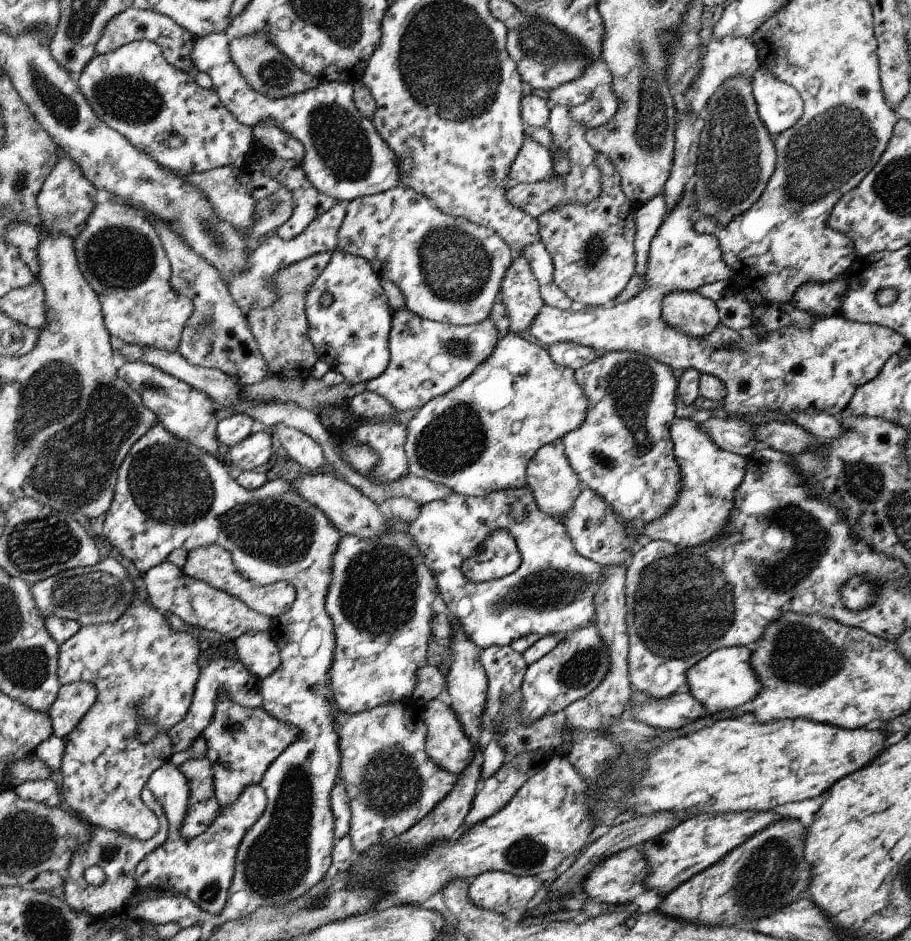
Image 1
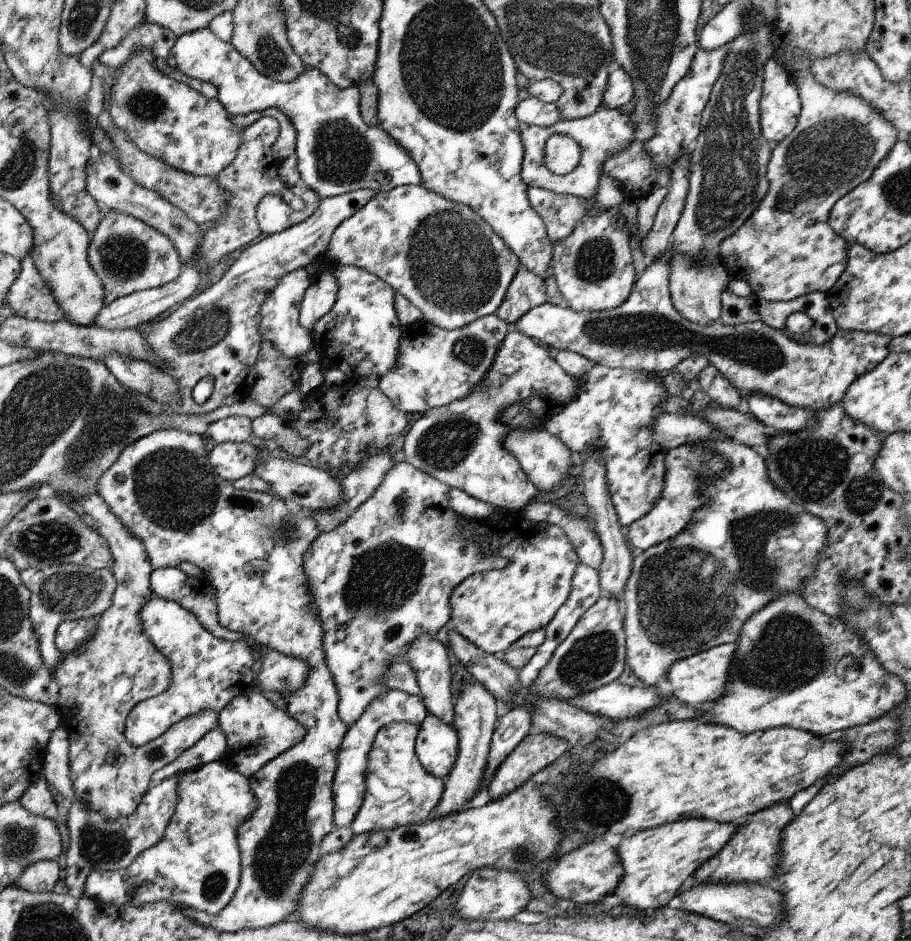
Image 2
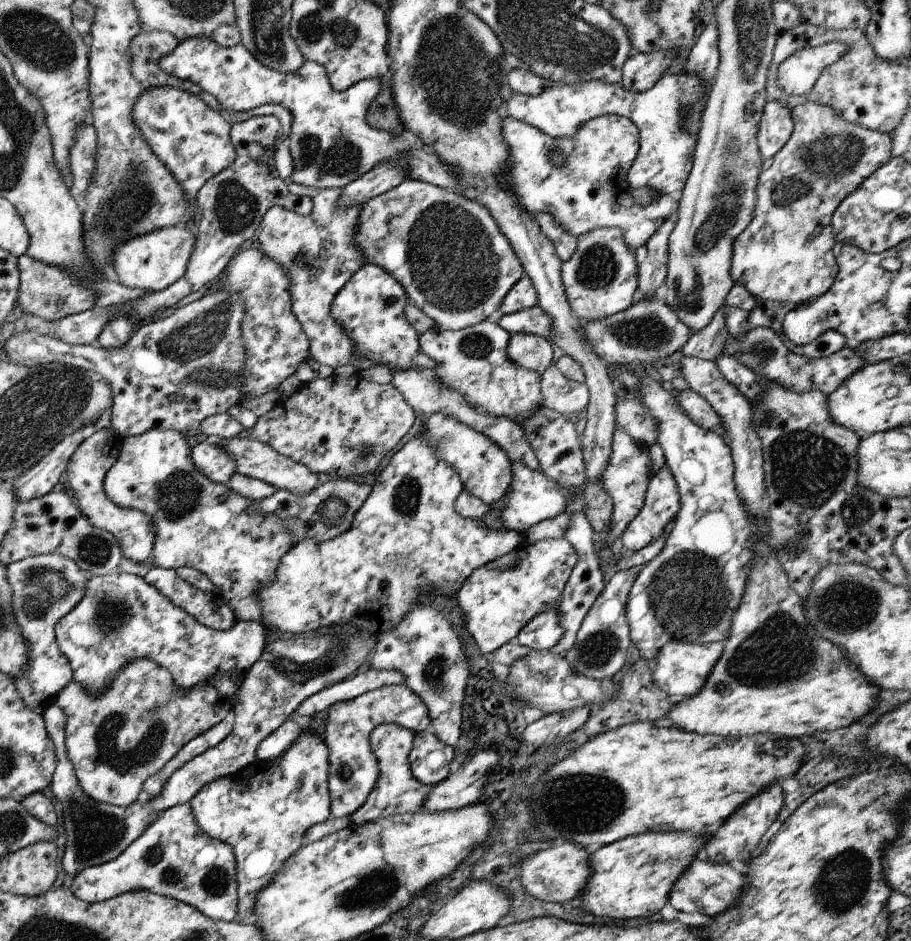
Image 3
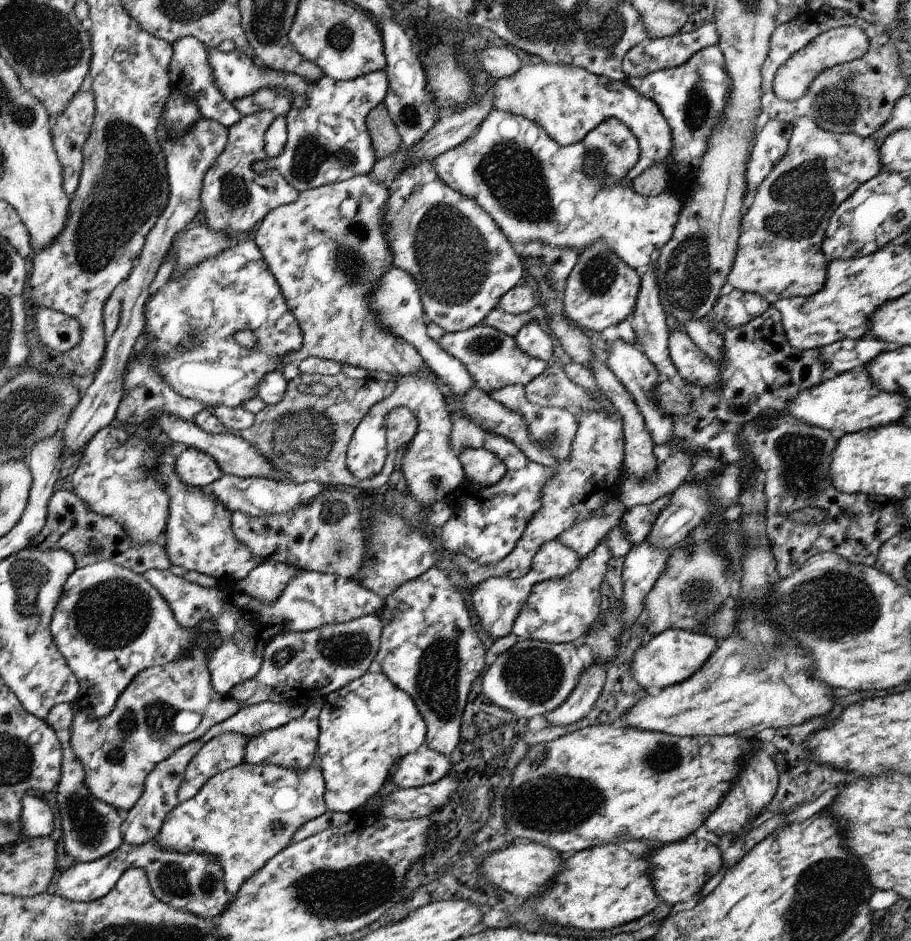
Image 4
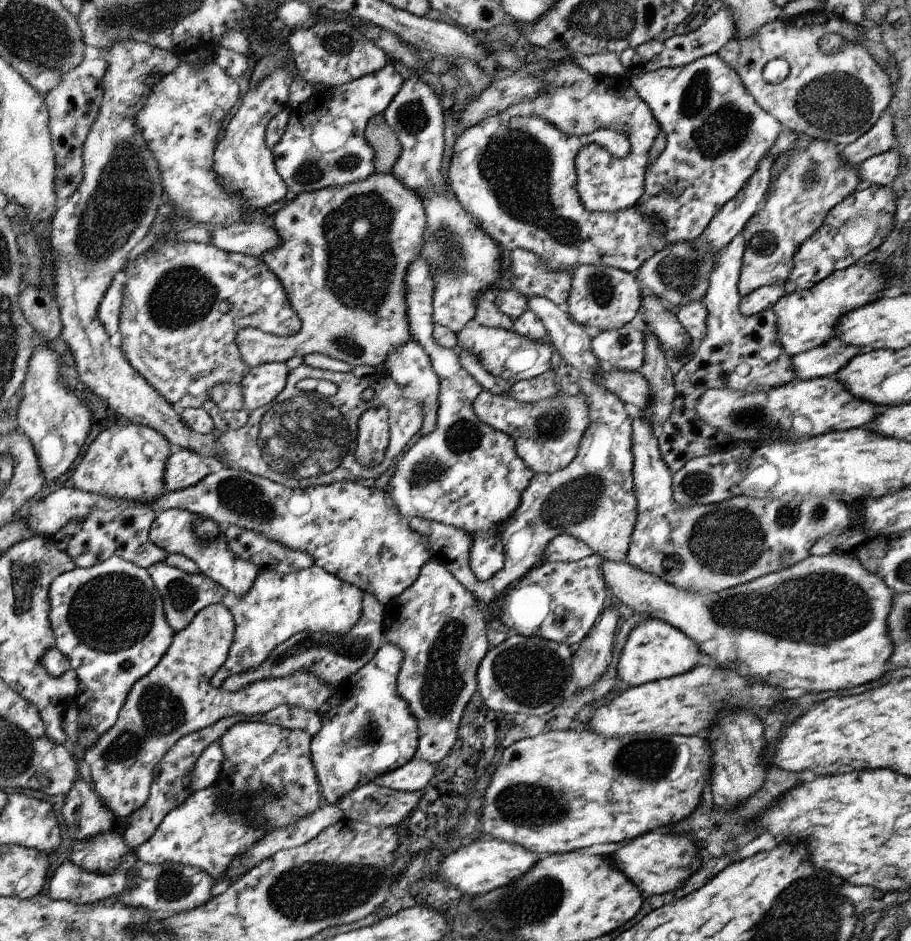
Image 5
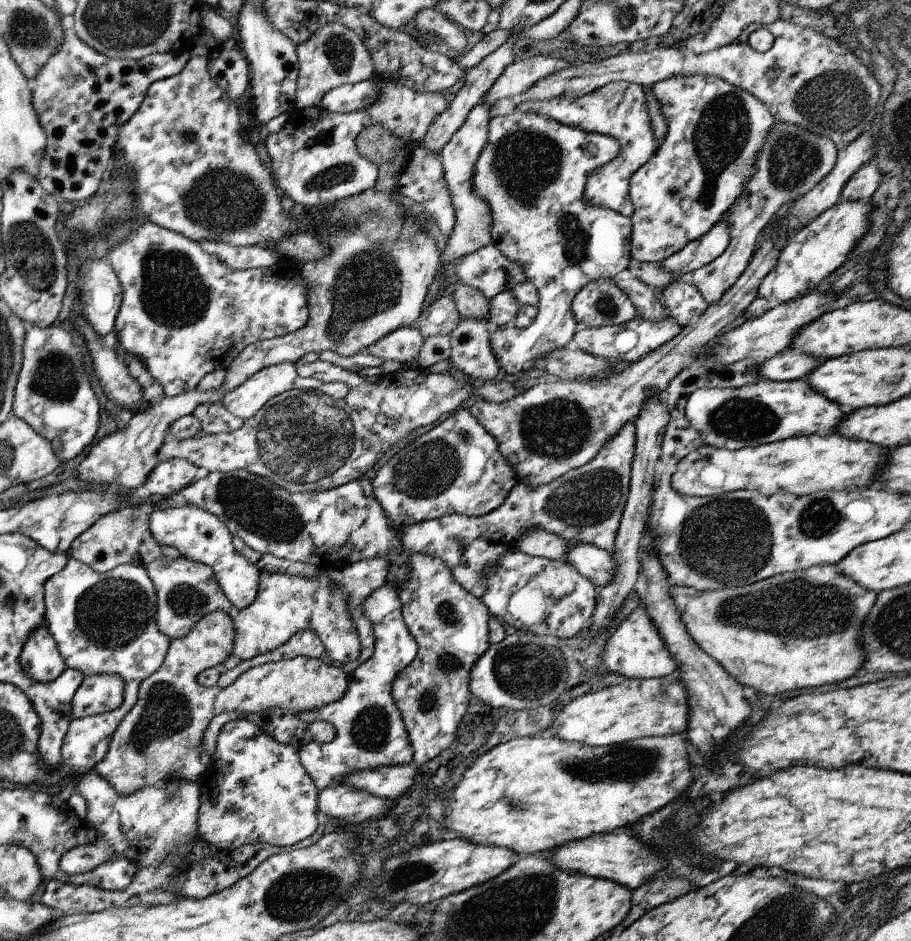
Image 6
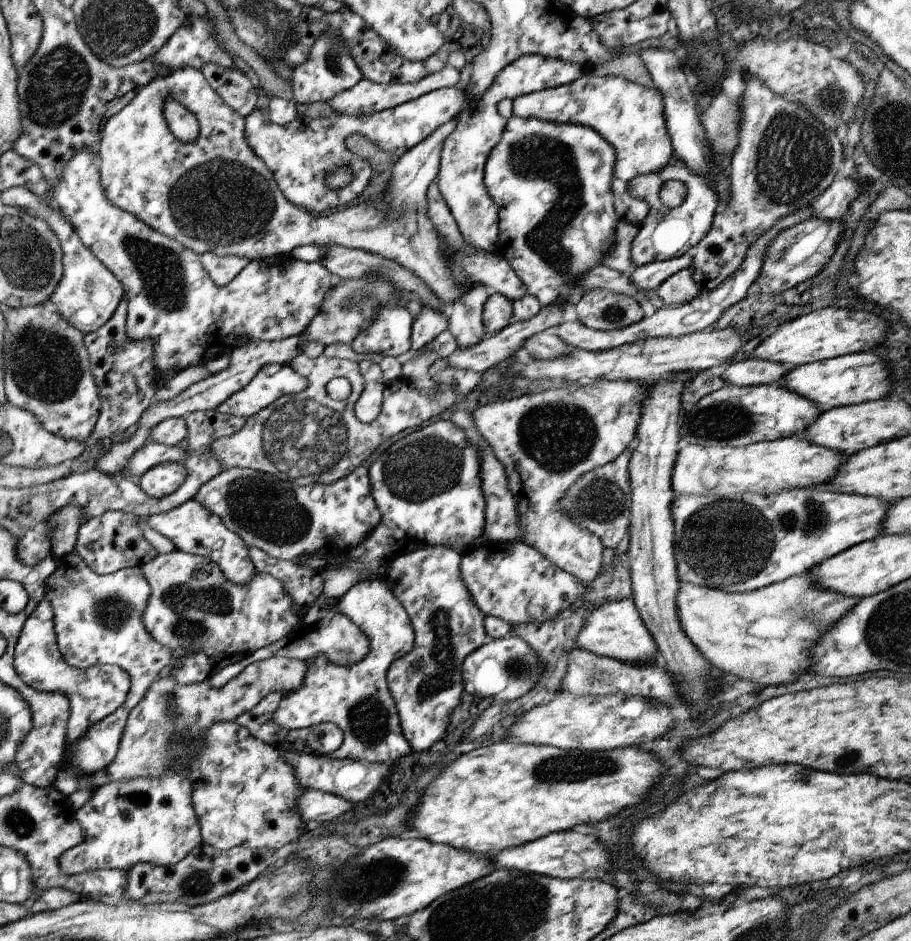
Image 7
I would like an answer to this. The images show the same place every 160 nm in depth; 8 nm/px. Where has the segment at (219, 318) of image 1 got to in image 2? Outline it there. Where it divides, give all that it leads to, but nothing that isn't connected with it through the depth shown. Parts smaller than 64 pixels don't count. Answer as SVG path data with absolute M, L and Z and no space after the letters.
M92 152L87 168L86 187L87 193L94 198L94 201L102 202L112 211L141 219L143 223L153 227L159 234L169 236L171 242L175 244L175 250L179 252L179 259L182 264L187 264L187 262L193 260L202 238L202 232L199 230L198 224L191 222L185 212L179 210L179 207L175 207L167 199L163 199L161 195L132 182L119 168L117 160L113 156Z

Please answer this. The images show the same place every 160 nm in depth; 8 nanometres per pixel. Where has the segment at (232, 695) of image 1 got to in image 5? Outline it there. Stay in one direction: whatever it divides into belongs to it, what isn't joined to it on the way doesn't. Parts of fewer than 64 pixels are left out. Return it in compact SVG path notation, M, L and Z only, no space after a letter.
M111 555L106 561L94 564L93 566L83 568L75 566L75 568L67 571L66 573L56 576L48 588L49 598L49 619L51 630L55 634L54 648L57 649L66 659L67 667L75 671L78 675L78 692L74 698L74 702L78 709L78 733L84 740L84 750L89 745L93 745L103 733L107 732L118 718L118 712L121 705L124 703L125 697L131 688L131 685L144 674L150 672L162 657L165 656L166 651L169 649L175 632L166 621L162 606L162 598L158 590L154 587L153 579L149 575L149 571L143 567L137 566L135 563L123 560L118 556Z

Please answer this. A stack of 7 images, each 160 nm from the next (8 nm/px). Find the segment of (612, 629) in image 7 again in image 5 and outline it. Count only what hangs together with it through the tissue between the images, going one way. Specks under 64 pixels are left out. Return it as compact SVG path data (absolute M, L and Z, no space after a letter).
M648 617L628 633L616 666L617 680L625 682L628 687L636 687L683 674L697 664L699 652L697 643L686 634L666 622Z

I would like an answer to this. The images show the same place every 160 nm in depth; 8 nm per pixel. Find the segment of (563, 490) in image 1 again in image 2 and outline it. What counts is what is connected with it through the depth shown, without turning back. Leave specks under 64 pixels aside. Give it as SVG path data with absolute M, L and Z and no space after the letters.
M543 428L511 430L504 439L504 446L515 455L526 478L534 484L536 491L549 493L553 488L564 484L569 478L569 468L572 466L570 451L554 435L548 434Z

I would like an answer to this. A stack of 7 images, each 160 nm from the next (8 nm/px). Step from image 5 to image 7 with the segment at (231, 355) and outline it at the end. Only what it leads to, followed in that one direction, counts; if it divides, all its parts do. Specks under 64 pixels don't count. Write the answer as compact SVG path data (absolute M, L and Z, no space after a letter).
M82 151L75 157L71 158L70 162L66 165L60 180L57 185L52 186L52 196L59 205L62 216L67 218L67 222L74 227L75 234L81 239L82 243L95 255L95 258L99 259L99 262L103 263L103 266L110 270L115 278L118 279L122 286L125 288L124 299L126 304L126 335L133 340L143 341L148 339L152 342L154 350L153 366L156 368L157 374L166 375L167 377L173 377L174 374L181 373L192 366L205 364L211 359L220 357L224 353L230 354L230 352L237 348L239 344L245 342L256 341L274 341L284 339L290 336L298 335L302 333L303 329L306 329L307 324L311 322L311 319L317 314L319 305L325 293L331 288L331 273L322 267L319 261L313 261L312 263L304 263L299 259L294 259L290 253L277 257L267 257L264 259L252 260L243 270L240 270L226 285L216 286L208 274L207 270L201 263L201 256L195 251L189 250L187 247L180 245L176 240L153 230L150 226L147 226L142 220L135 218L134 215L129 214L127 211L121 210L116 206L113 206L106 197L105 191L101 185L101 175L98 171L97 154L90 151Z

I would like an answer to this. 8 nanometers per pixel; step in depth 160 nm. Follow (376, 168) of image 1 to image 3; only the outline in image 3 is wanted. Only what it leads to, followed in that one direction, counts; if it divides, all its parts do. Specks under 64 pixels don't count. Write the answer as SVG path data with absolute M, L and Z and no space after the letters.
M187 38L179 41L179 46L159 61L159 68L165 74L173 74L177 79L197 84L215 97L222 110L245 112L268 103L283 106L291 114L292 120L287 142L291 156L291 174L288 178L293 184L321 189L343 188L361 174L369 172L375 164L383 160L397 160L399 156L407 156L407 178L415 178L420 182L427 182L451 191L458 191L461 188L459 180L453 176L451 166L439 160L433 150L421 144L409 144L401 136L393 136L389 132L373 129L366 124L367 108L381 88L379 78L359 80L347 90L338 92L331 87L325 68L318 63L304 61L302 67L295 73L281 73L262 66L240 43L225 48L215 44L211 38Z

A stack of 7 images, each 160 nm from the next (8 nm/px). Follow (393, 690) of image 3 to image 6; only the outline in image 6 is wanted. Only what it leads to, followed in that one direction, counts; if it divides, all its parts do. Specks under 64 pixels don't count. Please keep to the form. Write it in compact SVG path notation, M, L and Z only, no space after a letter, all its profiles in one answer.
M383 585L366 597L362 609L372 622L374 652L355 674L349 675L346 693L338 701L318 709L298 713L298 719L309 722L319 719L333 725L335 736L326 743L309 743L299 750L301 763L318 790L341 783L355 771L412 763L412 748L404 724L391 696L395 675L417 656L417 643L407 630L401 613L397 589Z

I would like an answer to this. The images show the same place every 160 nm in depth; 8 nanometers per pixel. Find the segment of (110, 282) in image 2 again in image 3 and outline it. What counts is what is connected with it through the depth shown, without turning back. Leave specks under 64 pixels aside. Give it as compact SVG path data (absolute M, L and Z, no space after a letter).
M189 226L161 227L125 240L111 254L111 273L116 282L127 288L145 289L147 291L165 290L177 282L186 273L187 262L195 248L195 234Z

